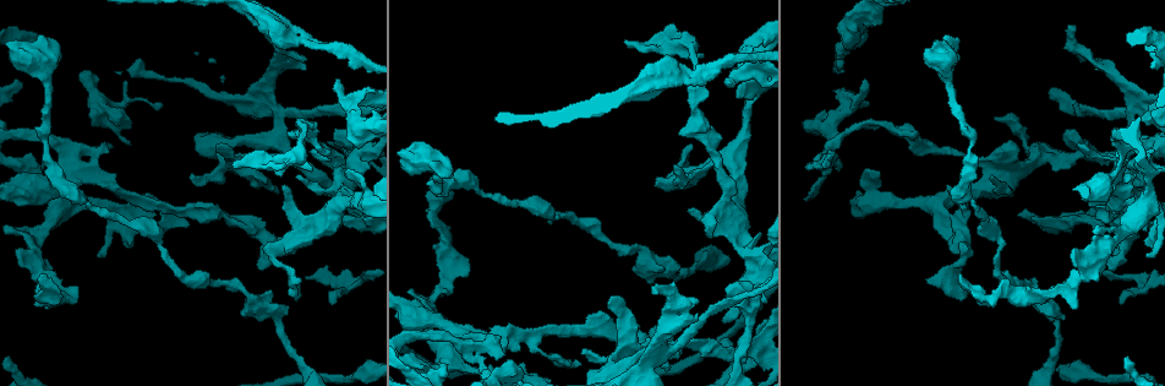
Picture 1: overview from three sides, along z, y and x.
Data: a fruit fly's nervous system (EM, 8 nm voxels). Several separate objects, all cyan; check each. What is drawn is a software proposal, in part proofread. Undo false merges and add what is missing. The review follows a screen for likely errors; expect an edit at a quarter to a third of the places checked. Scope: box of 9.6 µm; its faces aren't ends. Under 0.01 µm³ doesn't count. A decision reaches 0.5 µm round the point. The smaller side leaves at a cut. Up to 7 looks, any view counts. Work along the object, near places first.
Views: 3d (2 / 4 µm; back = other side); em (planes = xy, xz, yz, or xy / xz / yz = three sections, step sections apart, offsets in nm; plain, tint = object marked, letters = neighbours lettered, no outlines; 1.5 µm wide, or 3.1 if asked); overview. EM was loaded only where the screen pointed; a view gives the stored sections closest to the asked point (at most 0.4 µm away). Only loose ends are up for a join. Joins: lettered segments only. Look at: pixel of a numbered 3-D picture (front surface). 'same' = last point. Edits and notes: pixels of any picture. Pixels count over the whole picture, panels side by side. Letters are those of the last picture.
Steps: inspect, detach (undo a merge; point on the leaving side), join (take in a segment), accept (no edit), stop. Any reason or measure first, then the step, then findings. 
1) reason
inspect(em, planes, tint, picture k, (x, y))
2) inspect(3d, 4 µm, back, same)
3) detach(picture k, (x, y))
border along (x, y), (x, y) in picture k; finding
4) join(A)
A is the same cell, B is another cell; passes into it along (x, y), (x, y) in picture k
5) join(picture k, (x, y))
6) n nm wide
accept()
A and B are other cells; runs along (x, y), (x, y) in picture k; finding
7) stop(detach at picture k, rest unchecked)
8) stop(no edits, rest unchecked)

closes a loop
inspect(em, xz, step 8, letters, picture 1, (491, 343))

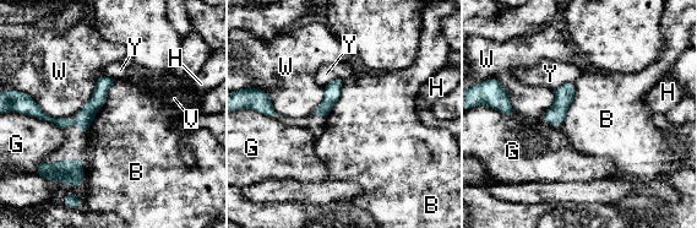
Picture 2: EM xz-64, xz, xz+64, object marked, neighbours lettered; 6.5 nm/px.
B touches over 380 nm
accept()
B, G, H, V, W and Y are other cells; border along (115, 80), (90, 130) in picture 2; continuous, no second neuron

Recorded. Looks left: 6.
free end
inspect(em, yz, step 8, tint, picture 1, (304, 70))

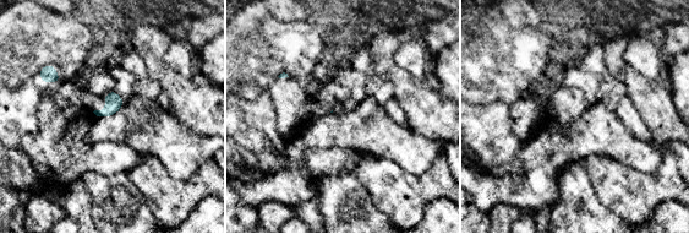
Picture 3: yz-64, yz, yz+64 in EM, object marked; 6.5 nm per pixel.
inspect(em, planes, letters, same)

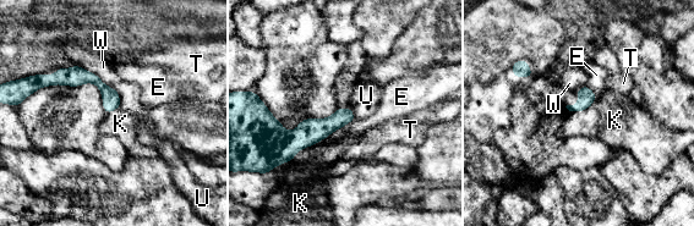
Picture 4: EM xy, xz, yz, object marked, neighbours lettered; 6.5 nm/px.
accept()
E, K, T, U and W are other cells; runs along (43, 83), (91, 77), (116, 104) in picture 4; no lettered segment goes on from it

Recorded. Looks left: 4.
thick end
inspect(3d, 4 µm, picture 1, (57, 43))

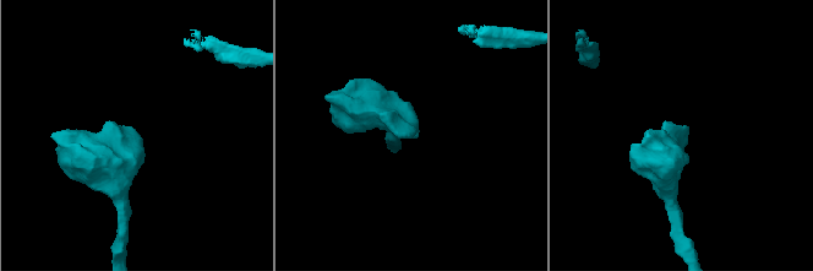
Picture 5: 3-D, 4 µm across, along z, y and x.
shape alone is not enough
inspect(em, yz, step 4, letters, picture 5, (136, 131))

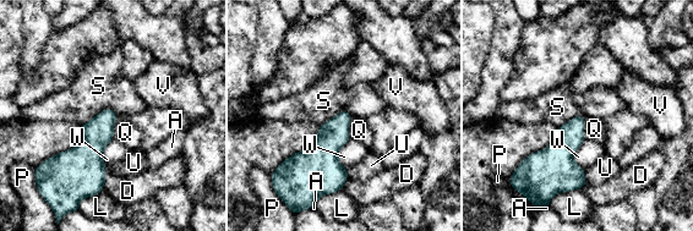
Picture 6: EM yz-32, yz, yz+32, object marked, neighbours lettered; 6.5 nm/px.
S touches over 260 nm
accept()
A, D, L, P, Q, S, U, V and W are other cells; border along (118, 115), (103, 109), (81, 126) in picture 6; none of them fits

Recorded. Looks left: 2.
stop(no edits, rest unchecked)

